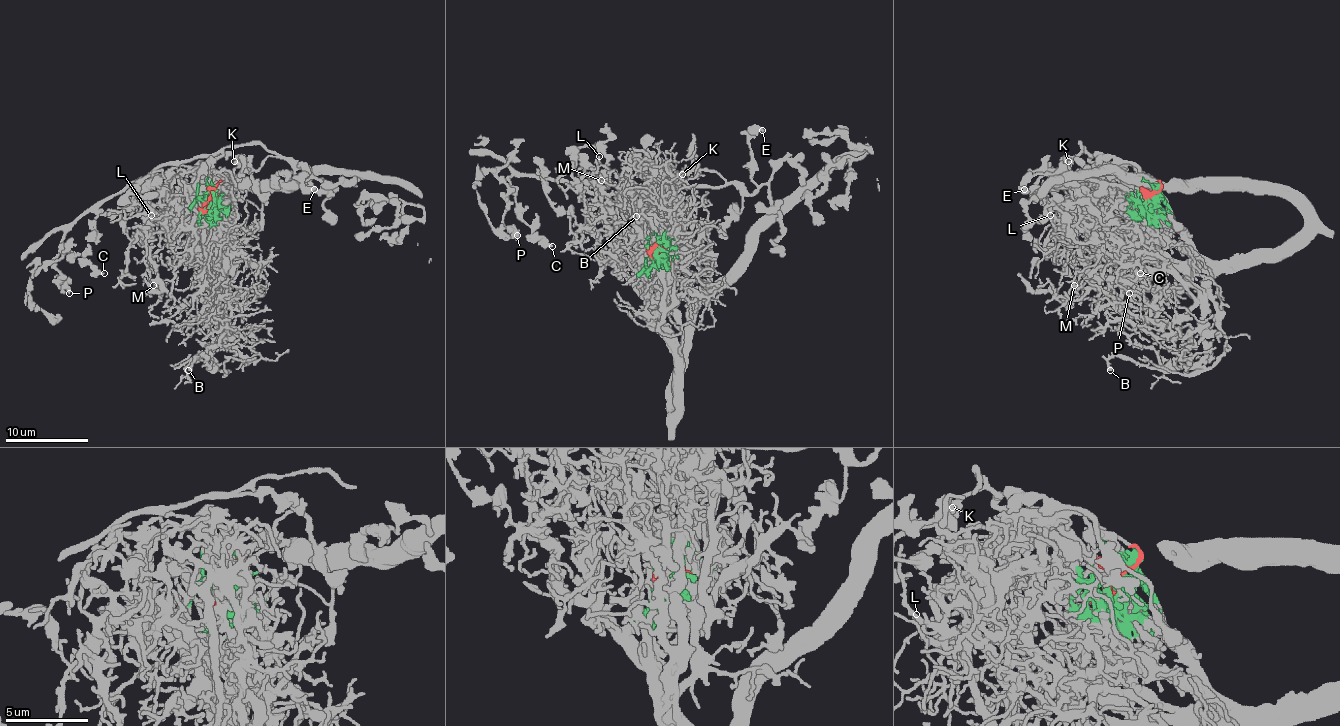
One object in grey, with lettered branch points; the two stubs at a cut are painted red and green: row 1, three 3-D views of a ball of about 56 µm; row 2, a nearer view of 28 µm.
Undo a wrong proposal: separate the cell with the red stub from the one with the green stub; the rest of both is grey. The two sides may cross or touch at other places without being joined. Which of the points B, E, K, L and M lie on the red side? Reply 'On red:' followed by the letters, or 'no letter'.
On red: E, K

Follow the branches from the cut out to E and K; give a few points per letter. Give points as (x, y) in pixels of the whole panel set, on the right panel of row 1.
E: (1150, 202), (1160, 184), (1082, 144), (1078, 157), (1088, 167), (1076, 179), (1034, 175), (1024, 190)
K: (1150, 202), (1160, 184), (1129, 161), (1090, 153), (1082, 144), (1076, 157), (1065, 157), (1063, 169), (1067, 161)

